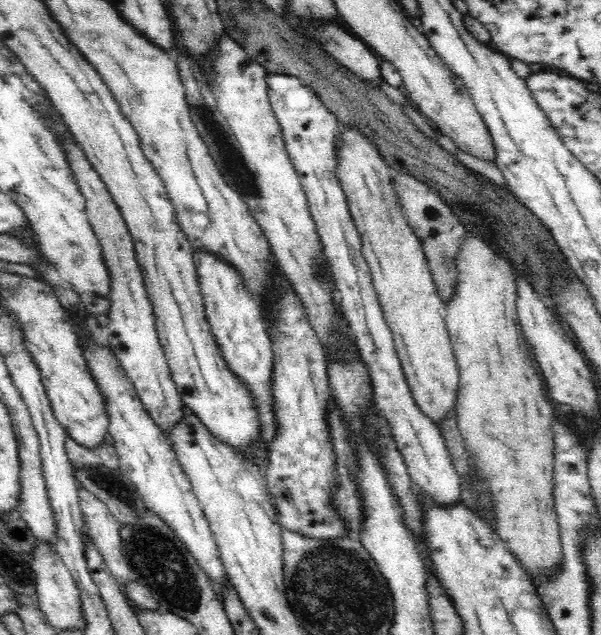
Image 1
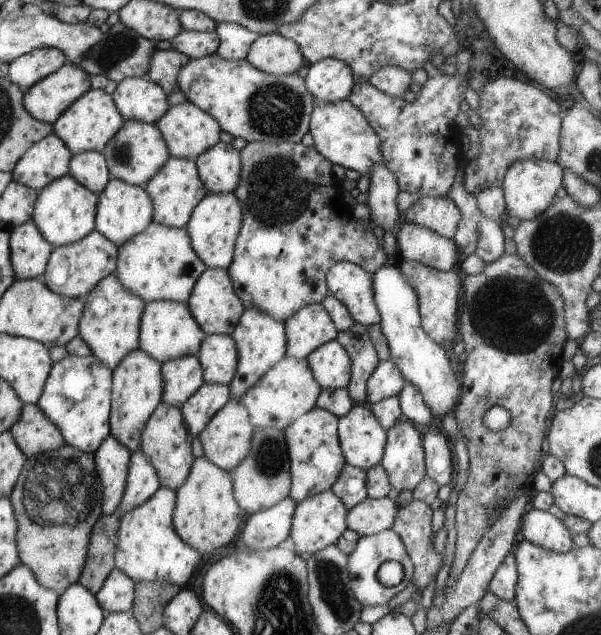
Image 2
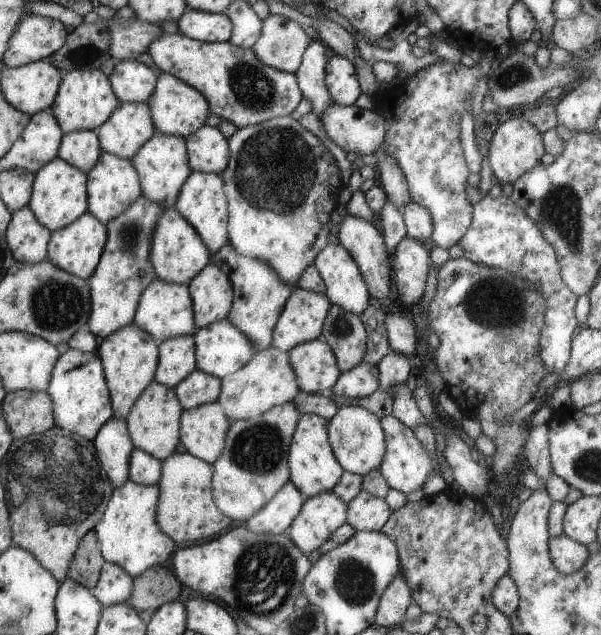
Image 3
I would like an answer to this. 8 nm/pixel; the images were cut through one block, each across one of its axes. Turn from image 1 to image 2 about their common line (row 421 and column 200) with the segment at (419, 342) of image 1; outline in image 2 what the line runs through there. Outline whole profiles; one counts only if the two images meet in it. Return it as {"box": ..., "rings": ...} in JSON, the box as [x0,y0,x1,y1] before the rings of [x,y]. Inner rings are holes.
{"box":[197,398,254,473],"rings":[[[230,398],[205,424],[205,428],[197,434],[203,449],[203,456],[211,463],[228,473],[243,460],[244,454],[249,450],[251,435],[254,428],[249,424],[247,410],[234,398]]]}

